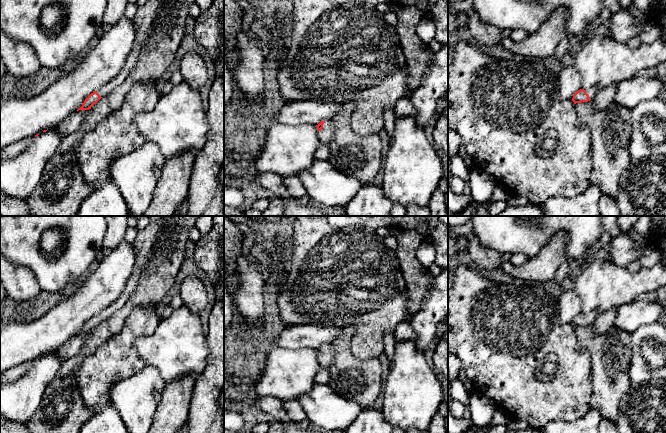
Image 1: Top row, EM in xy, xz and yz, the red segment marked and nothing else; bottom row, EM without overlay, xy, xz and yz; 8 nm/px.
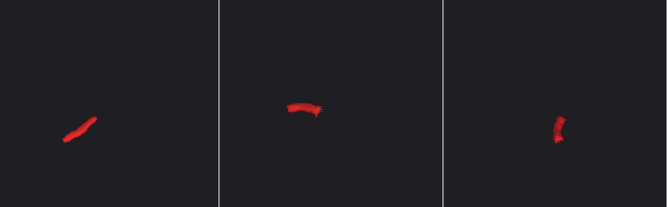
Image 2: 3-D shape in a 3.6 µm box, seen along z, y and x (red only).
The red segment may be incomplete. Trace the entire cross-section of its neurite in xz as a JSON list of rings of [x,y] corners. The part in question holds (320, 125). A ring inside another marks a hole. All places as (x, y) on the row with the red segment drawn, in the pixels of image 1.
[[[321,121],[316,127],[320,142],[328,146],[335,135],[335,126],[332,124],[332,121]]]

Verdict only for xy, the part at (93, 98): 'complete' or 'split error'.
split error

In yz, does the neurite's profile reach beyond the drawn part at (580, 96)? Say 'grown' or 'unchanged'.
grown

